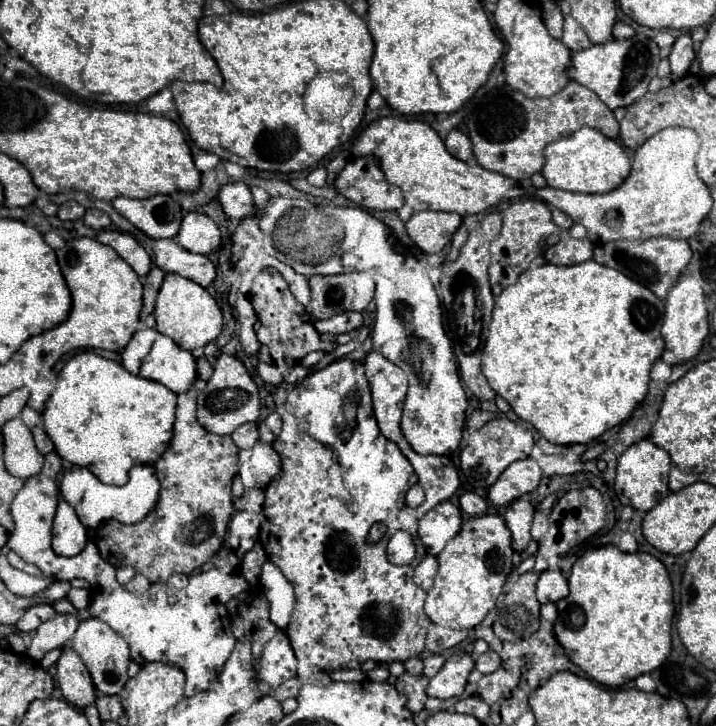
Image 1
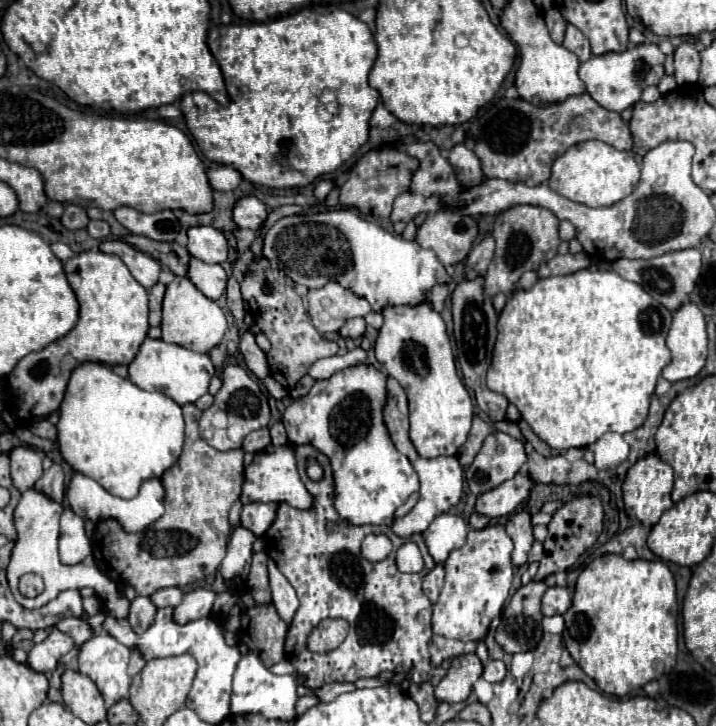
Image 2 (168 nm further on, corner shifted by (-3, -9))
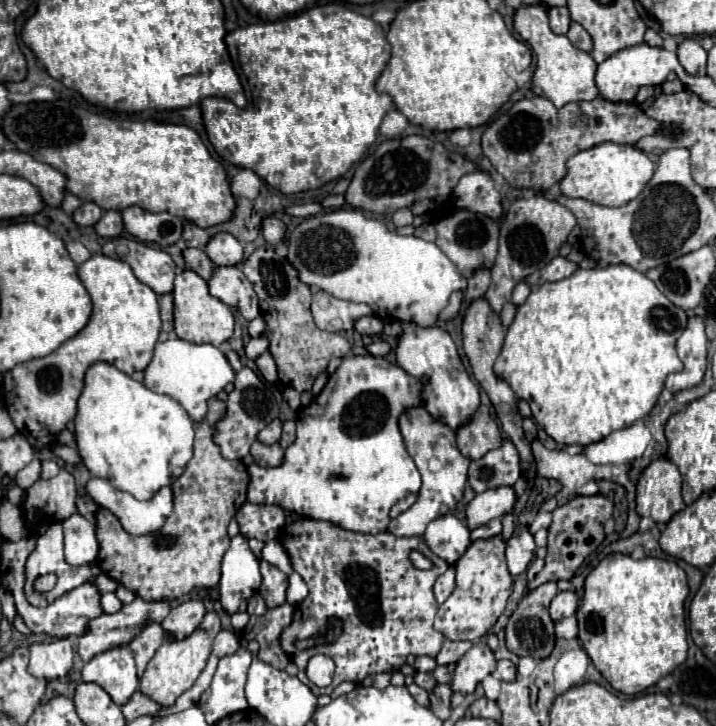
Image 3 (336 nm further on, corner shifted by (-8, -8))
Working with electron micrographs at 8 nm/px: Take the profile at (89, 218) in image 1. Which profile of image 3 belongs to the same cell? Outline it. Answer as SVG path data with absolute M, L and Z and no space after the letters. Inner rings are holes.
M106 211L95 225L95 231L104 238L114 238L124 232L124 224L118 211Z

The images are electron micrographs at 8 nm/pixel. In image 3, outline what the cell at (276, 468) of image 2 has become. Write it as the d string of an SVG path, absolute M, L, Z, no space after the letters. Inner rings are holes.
M346 356L342 358L342 364L338 366L338 370L330 376L330 380L326 382L324 390L318 394L318 398L306 406L306 408L300 408L298 416L296 416L296 426L298 426L298 432L296 432L296 442L292 446L286 448L286 456L284 456L284 464L276 466L276 468L264 468L264 466L258 466L258 464L250 464L248 466L249 484L247 489L248 502L254 502L254 504L276 504L276 506L282 506L284 510L294 510L296 514L300 516L306 516L306 518L312 518L312 520L326 520L326 522L332 522L340 528L346 528L346 530L352 530L352 532L364 532L364 534L378 534L378 532L384 532L388 528L388 522L390 522L390 508L402 500L404 496L412 494L412 492L418 492L420 490L420 472L414 464L414 460L410 458L410 454L406 452L406 446L404 446L404 440L402 440L402 434L400 434L400 428L398 428L398 418L404 410L408 408L414 408L414 406L420 406L422 404L422 386L424 386L424 378L416 378L416 376L410 376L408 372L404 372L400 366L388 362L386 358L380 358L380 356Z

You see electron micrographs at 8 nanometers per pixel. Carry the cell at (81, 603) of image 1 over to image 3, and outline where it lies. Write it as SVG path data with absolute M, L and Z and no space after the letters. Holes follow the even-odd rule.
M114 592L102 596L102 610L104 610L106 614L110 614L110 612L118 612L120 608L122 608L122 602L118 600L118 596L116 596Z

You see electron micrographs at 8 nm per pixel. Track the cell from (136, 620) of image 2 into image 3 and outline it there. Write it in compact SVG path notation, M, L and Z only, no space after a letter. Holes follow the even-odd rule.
M148 624L138 638L130 644L130 650L136 658L136 666L138 666L138 676L144 674L146 664L152 660L152 656L156 654L156 650L162 646L164 642L164 630L160 624Z

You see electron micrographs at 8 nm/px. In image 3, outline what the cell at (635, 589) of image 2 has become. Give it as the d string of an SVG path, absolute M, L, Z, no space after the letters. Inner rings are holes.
M610 554L588 574L582 606L576 612L580 626L578 638L594 666L602 672L614 690L628 696L640 694L685 662L688 642L684 601L688 592L690 588L686 582L686 572L673 559L632 560L626 554Z

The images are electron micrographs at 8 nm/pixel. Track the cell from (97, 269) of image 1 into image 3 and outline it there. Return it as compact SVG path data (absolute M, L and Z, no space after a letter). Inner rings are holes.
M94 254L78 266L78 276L94 304L86 328L66 340L52 354L18 364L4 374L4 406L18 432L34 450L54 448L58 444L58 434L76 416L76 404L84 388L84 374L94 362L110 362L126 374L146 370L154 354L154 344L158 342L162 326L158 294L142 284L124 260Z

